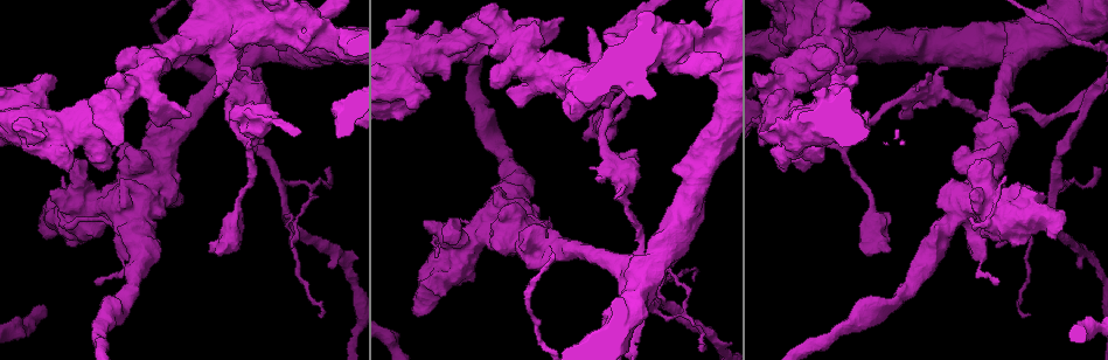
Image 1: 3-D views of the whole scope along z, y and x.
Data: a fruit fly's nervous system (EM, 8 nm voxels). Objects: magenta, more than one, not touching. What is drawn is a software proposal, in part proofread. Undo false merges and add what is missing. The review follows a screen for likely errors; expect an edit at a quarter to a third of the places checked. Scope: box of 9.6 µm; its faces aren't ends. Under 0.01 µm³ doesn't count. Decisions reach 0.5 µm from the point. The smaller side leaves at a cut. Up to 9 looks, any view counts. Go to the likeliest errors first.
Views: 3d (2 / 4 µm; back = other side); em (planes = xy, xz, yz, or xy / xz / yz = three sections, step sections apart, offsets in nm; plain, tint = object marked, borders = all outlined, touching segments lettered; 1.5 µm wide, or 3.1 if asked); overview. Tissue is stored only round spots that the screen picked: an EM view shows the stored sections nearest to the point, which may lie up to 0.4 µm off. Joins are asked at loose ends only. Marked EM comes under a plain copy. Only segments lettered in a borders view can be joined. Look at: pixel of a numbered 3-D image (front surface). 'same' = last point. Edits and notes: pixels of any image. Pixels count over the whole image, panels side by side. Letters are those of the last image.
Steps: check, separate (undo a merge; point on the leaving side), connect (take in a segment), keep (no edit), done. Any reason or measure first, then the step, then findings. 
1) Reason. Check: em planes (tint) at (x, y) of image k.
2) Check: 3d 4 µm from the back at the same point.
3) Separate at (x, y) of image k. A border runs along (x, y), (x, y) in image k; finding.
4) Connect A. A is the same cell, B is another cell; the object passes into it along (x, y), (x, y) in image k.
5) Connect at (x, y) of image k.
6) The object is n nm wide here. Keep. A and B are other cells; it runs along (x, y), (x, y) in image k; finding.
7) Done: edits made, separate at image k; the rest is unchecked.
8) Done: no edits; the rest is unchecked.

Thick end. Check: em xy step 4 (tint) at (838, 62) of image 1.

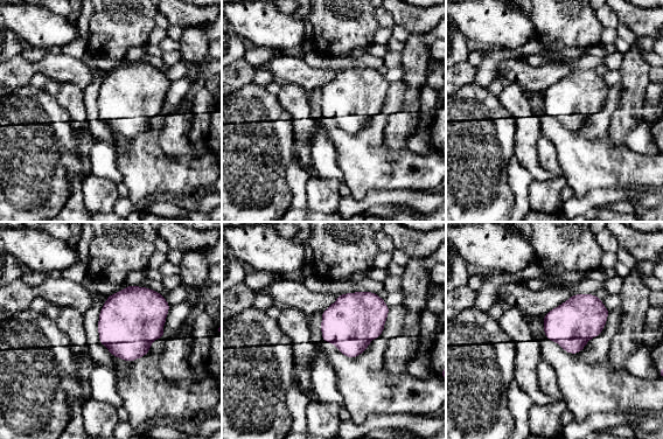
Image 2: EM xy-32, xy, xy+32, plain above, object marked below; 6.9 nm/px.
Check: em planes (borders) at the same point.

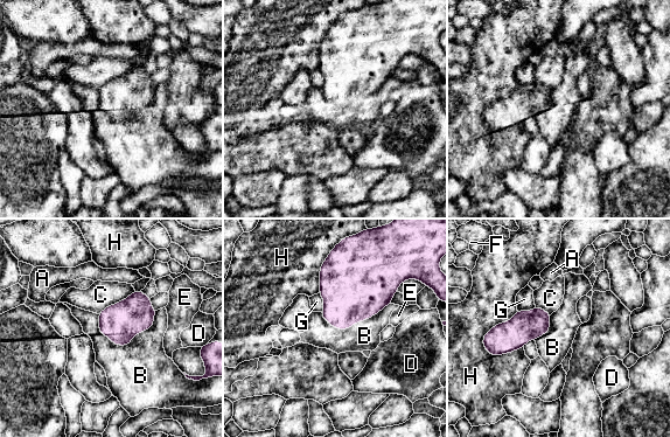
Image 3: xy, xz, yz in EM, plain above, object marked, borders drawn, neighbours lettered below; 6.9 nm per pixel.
Keep. A, B, C, D, E, F, G and H are other cells; none of them fits.

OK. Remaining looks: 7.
Calibre changes. Check: 3d 4 µm at (229, 100) of image 1.

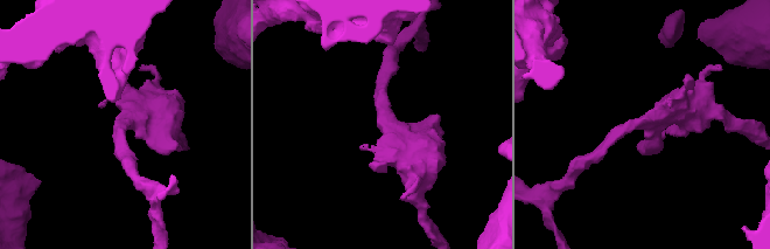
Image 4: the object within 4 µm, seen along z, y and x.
The arms are 190, 460 nm wide; shape alone is not enough. Check: em planes (borders) at (632, 126) of image 4.

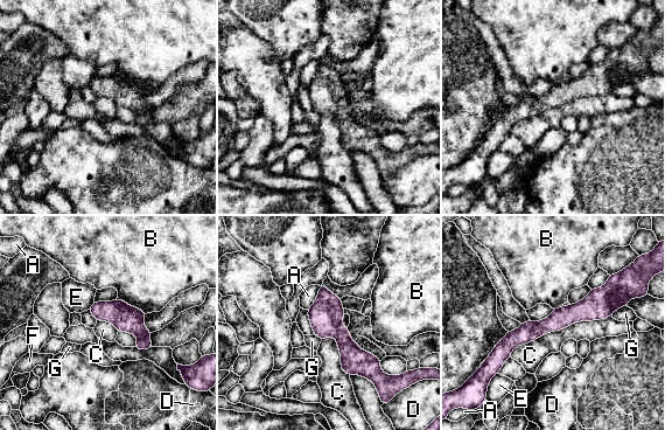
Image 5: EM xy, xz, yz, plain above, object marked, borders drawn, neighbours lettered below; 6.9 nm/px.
The longest contact is with C, 750 nm. Keep. A, B, C, D, E, F and G are other cells; all the same neuron.

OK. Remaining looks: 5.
Abrupt turn. Check: em planes (borders) at (1044, 118) of image 1.

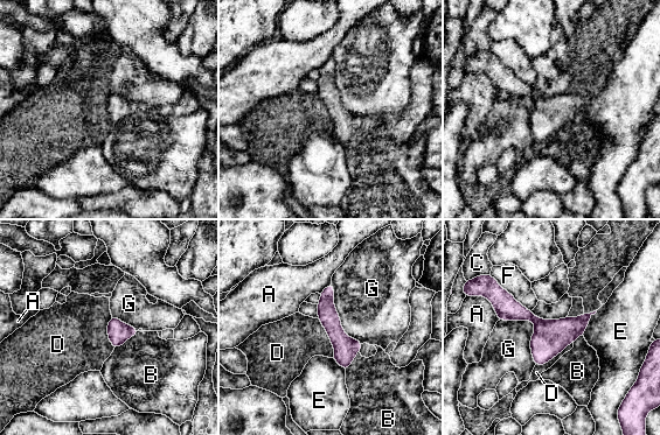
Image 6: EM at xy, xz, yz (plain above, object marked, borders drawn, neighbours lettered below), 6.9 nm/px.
Keep. A, B, C, D, E, F and G are other cells; all the same neuron.

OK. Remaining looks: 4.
Check: 3d 4 µm at (564, 20) of image 1.

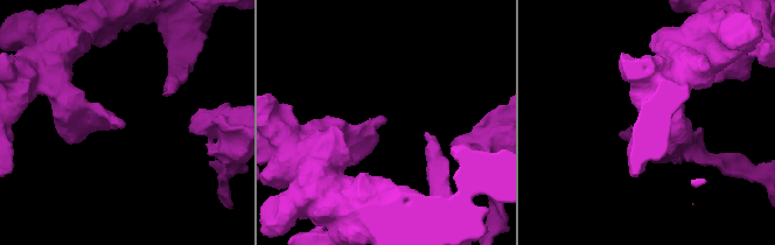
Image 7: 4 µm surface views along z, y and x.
Check: em xy step 8 (tint) at (124, 127) of image 7.

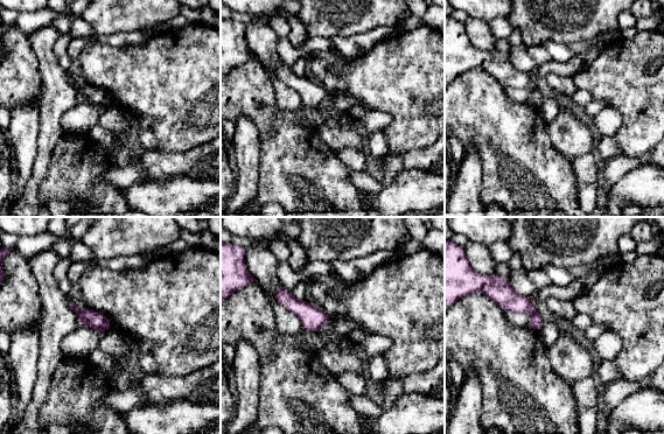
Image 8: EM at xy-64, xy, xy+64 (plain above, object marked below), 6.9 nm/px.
Check: em planes (borders) at the same point.

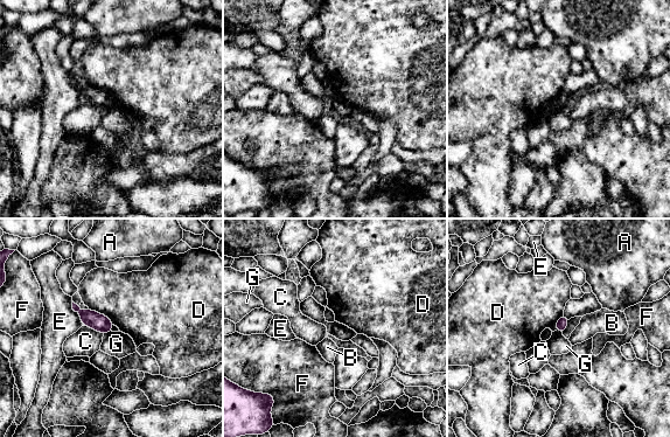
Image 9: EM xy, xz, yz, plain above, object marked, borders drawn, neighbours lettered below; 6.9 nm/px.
Keep. A, B, C, D, E, F and G are other cells; a border runs along (111, 331), (104, 334) in image 9; none of them fits.

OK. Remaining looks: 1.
Done: no edits; the rest is unchecked.

